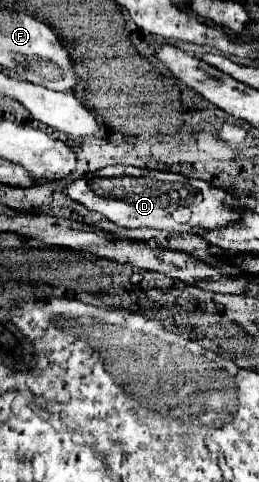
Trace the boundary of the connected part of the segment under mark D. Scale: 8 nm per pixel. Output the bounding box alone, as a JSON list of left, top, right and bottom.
[62,165,238,233]

